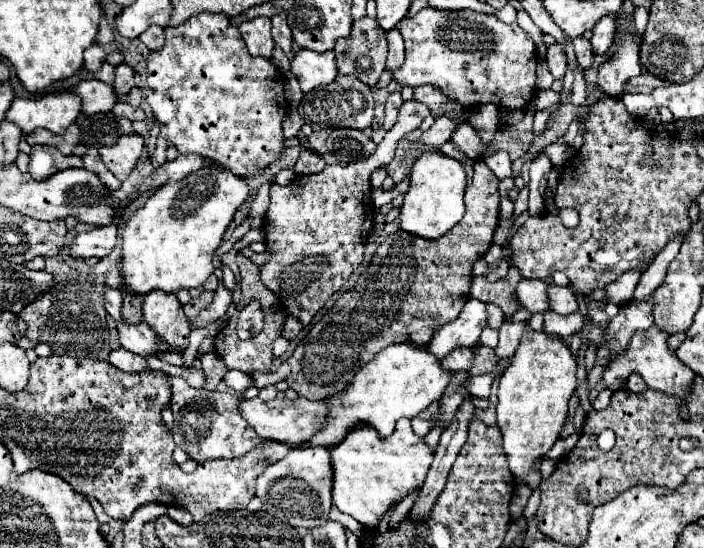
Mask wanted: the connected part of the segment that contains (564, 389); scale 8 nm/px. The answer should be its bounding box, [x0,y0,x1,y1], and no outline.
[497,327,577,489]

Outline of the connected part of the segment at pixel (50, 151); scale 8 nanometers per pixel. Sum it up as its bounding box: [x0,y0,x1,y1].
[28,145,83,179]

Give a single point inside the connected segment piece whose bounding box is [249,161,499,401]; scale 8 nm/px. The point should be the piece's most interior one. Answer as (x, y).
(413, 286)

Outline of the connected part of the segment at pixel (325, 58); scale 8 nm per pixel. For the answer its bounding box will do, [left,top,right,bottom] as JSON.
[291,49,337,93]

